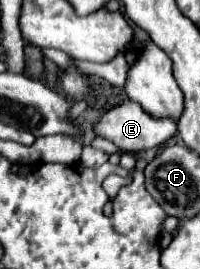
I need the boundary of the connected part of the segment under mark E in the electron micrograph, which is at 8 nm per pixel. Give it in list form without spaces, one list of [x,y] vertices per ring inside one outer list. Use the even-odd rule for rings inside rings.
[[[125,101],[119,107],[109,109],[93,127],[97,137],[103,137],[111,143],[115,143],[123,153],[139,153],[153,147],[159,147],[165,139],[177,133],[177,123],[173,119],[153,119],[149,113],[143,111],[143,107],[135,101]]]

